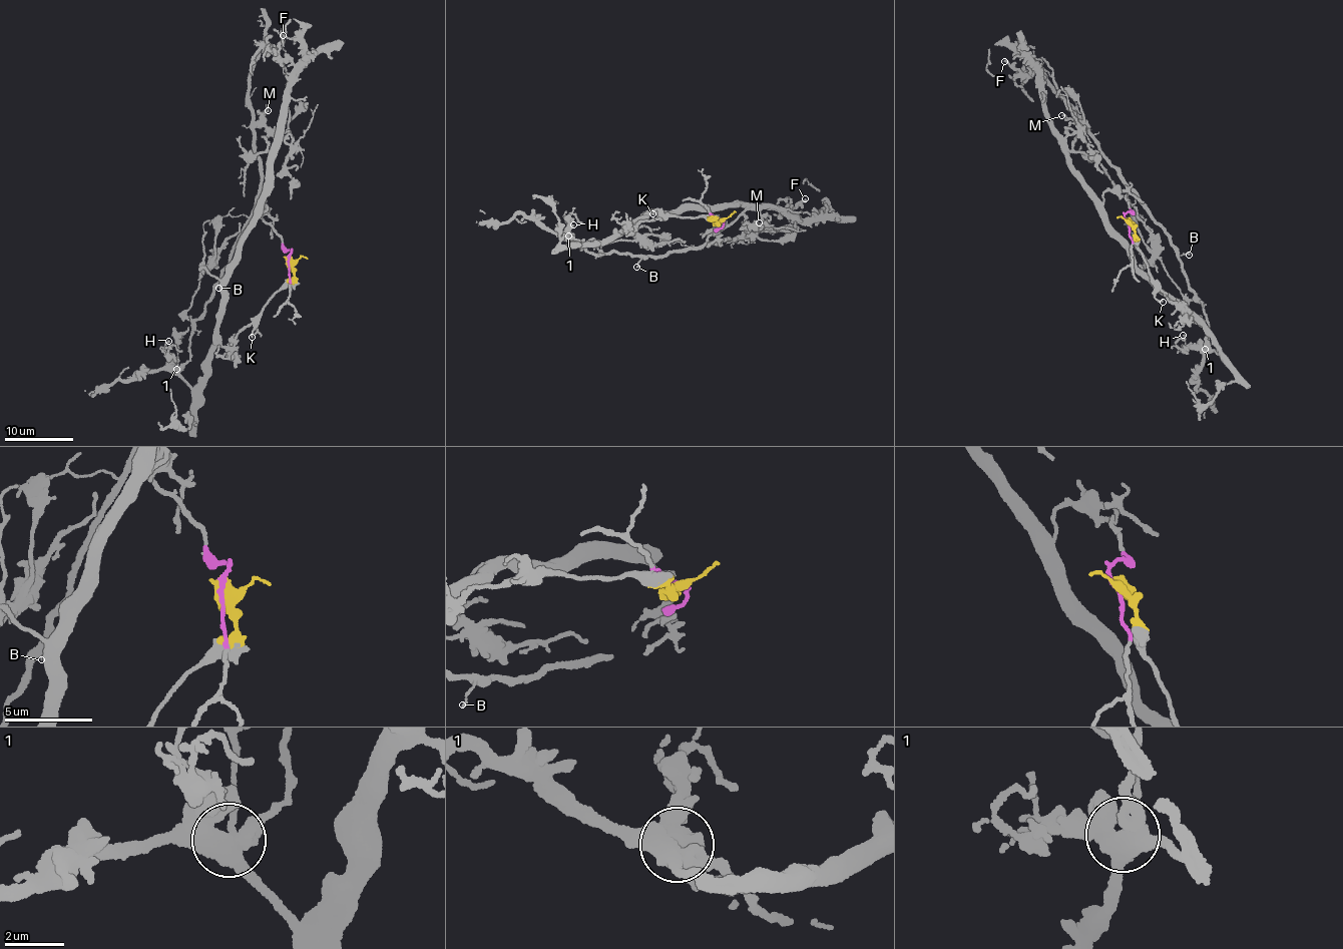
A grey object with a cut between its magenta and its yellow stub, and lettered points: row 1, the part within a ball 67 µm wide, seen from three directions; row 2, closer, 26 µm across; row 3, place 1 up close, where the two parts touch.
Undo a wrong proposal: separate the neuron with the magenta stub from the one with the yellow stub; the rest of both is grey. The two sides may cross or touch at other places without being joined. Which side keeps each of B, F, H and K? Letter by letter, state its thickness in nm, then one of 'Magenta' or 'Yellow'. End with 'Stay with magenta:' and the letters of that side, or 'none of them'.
B: Thickness 170 nm. Magenta
F: Thickness 240 nm. Yellow
H: Thickness 190 nm. Yellow
K: Thickness 190 nm. Yellow
Stay with magenta: B

